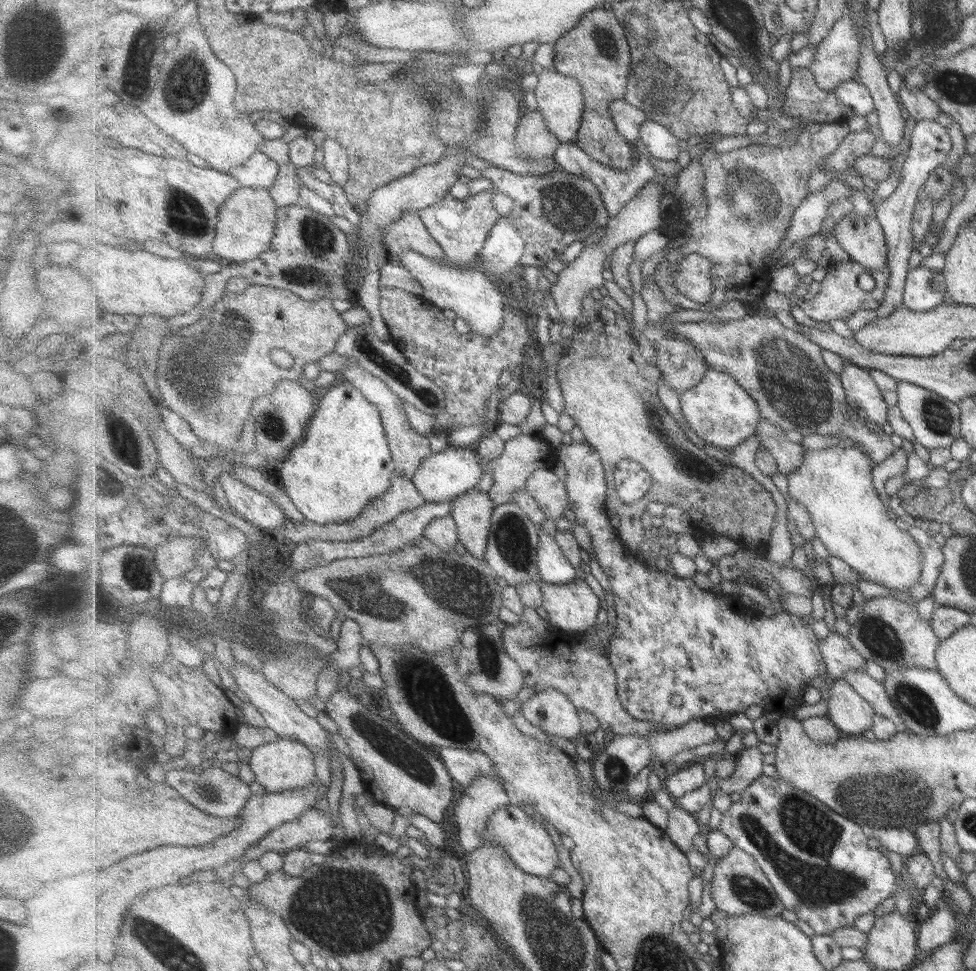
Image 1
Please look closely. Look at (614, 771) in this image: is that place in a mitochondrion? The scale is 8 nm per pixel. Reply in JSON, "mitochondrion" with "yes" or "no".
{"mitochondrion":"yes"}

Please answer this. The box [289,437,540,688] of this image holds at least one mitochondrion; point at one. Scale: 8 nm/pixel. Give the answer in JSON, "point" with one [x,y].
{"point":[455,588]}

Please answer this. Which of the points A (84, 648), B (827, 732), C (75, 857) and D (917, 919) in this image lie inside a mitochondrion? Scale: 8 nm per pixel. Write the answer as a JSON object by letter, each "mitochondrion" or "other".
{"A":"other","B":"other","C":"other","D":"other"}

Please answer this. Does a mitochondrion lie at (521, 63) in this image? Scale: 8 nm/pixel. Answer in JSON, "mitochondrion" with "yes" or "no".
{"mitochondrion":"no"}

